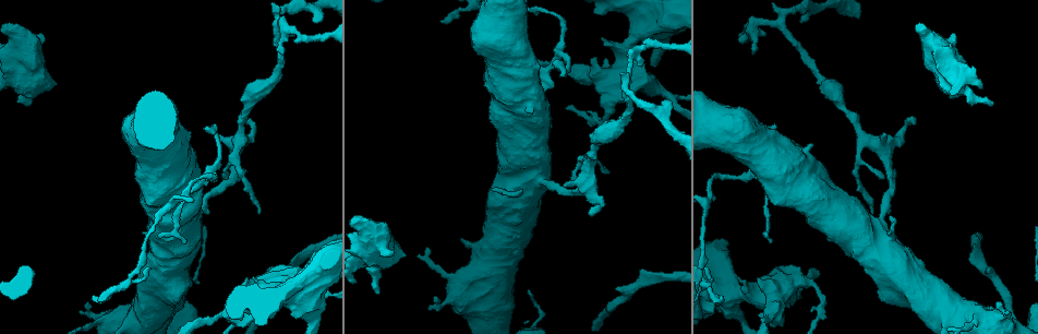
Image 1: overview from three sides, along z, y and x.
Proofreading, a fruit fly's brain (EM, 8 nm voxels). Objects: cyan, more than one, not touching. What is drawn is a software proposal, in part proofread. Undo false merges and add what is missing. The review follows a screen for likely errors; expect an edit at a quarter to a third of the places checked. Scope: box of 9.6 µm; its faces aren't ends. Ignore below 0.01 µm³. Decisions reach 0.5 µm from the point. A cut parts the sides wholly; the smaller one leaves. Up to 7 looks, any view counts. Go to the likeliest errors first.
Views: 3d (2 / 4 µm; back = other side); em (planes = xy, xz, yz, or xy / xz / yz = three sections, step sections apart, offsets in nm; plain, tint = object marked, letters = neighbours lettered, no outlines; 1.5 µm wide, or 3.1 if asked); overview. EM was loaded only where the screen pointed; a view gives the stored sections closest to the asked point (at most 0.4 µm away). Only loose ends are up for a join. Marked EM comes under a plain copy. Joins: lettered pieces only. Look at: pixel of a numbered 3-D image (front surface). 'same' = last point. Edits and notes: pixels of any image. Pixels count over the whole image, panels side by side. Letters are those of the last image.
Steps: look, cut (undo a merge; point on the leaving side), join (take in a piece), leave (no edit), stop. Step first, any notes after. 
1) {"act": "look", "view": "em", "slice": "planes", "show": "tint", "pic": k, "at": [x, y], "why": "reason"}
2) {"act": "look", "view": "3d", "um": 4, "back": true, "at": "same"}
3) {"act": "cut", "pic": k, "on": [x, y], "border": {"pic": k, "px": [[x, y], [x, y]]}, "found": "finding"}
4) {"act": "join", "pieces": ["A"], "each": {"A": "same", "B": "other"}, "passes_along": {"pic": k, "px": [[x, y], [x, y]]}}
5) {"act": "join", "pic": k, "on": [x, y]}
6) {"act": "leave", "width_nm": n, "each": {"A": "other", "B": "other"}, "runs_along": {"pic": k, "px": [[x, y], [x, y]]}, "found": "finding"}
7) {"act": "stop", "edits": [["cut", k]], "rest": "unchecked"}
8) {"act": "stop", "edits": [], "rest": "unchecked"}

{"act": "look", "view": "em", "slice": "planes", "show": "letters", "pic": 1, "at": [809, 145], "why": "free end"}

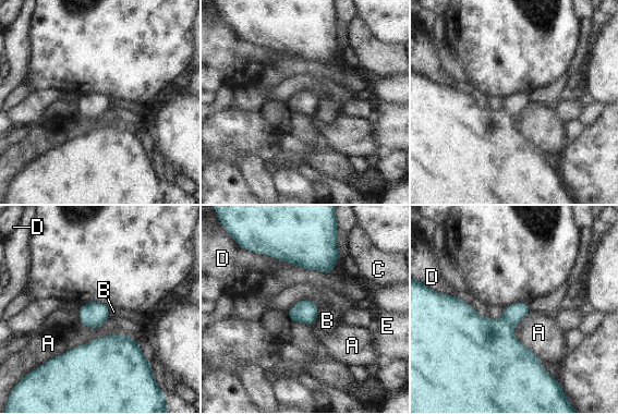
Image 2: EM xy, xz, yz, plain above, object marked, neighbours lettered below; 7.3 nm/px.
{"act": "leave", "each": {"A": "other", "B": "other", "C": "other", "D": "other", "E": "other"}, "border": {"pic": 2, "px": [[319, 308], [314, 324]]}, "found": "none of them fits"}

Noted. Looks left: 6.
{"act": "look", "view": "3d", "um": 2, "pic": 1, "at": [568, 185], "why": "free end"}

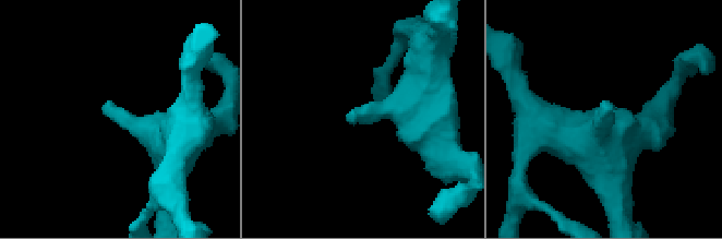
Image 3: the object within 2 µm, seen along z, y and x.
{"act": "look", "view": "em", "slice": "planes", "show": "letters", "pic": 3, "at": [604, 104]}

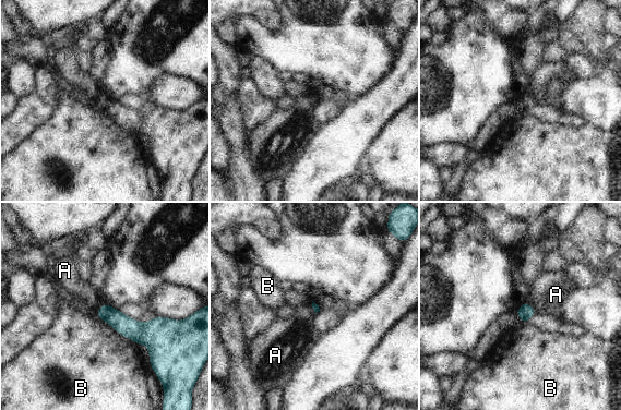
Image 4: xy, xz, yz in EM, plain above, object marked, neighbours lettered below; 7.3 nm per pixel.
{"act": "leave", "longest_contact_nm": ["B", 260], "each": {"A": "other", "B": "other"}, "border": {"pic": 4, "px": [[523, 302], [530, 305], [537, 312]]}, "found": "no lettered piece goes on from it"}

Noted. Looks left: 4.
{"act": "look", "view": "em", "slice": "planes", "show": "letters", "pic": 1, "at": [94, 296], "why": "thin end"}

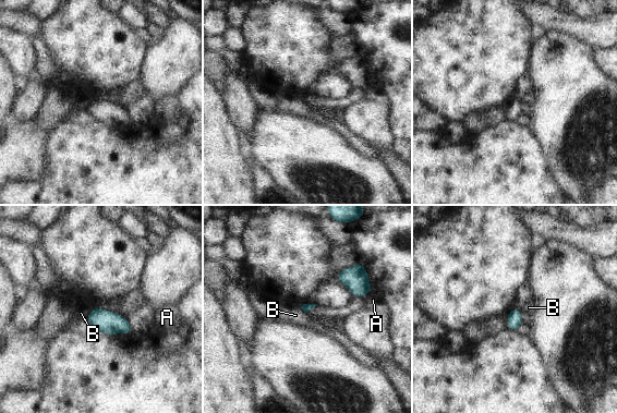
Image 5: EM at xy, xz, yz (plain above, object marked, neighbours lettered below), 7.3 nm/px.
{"act": "leave", "each": {"A": "other", "B": "other"}, "found": "none of them fits"}

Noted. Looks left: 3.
{"act": "stop", "edits": [], "rest": "unchecked"}

